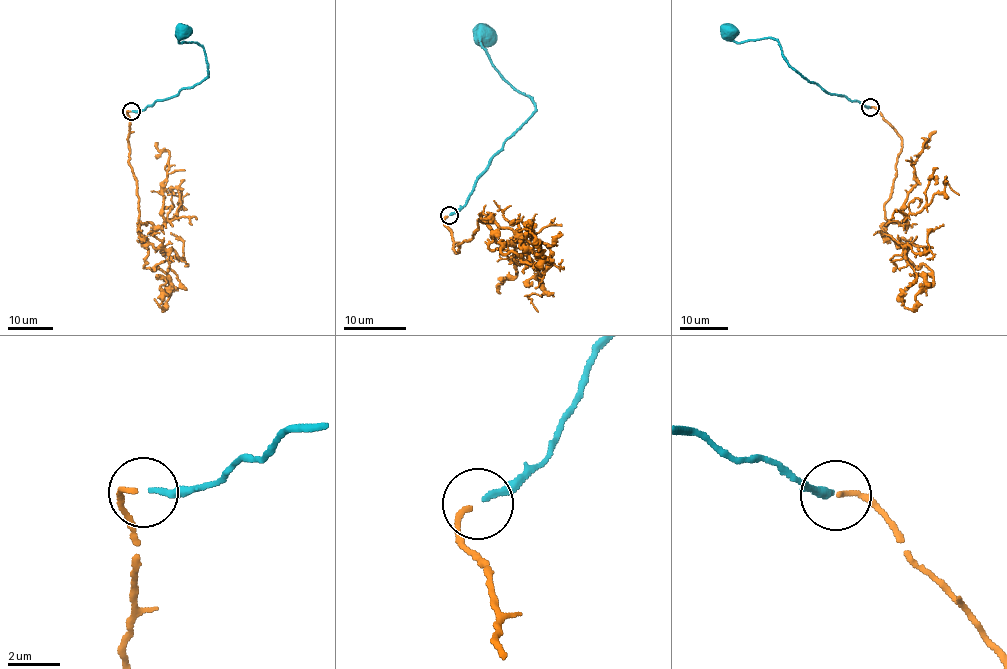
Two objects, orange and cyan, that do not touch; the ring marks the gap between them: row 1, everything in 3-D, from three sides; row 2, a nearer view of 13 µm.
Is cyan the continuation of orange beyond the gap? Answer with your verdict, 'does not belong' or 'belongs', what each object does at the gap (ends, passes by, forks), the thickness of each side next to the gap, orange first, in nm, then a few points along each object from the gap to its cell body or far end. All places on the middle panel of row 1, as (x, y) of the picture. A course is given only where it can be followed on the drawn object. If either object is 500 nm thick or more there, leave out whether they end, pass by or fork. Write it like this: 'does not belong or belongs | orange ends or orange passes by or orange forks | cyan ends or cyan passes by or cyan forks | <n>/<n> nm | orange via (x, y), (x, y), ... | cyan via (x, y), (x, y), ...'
belongs | orange ends | cyan ends | 200/220 nm | orange via (448, 216), (456, 253), (483, 218), (498, 227), (489, 248), (535, 268), (540, 243), (518, 231) | cyan via (449, 215), (466, 203), (476, 179), (491, 157), (535, 111), (533, 99), (502, 77), (481, 45), (486, 25)

